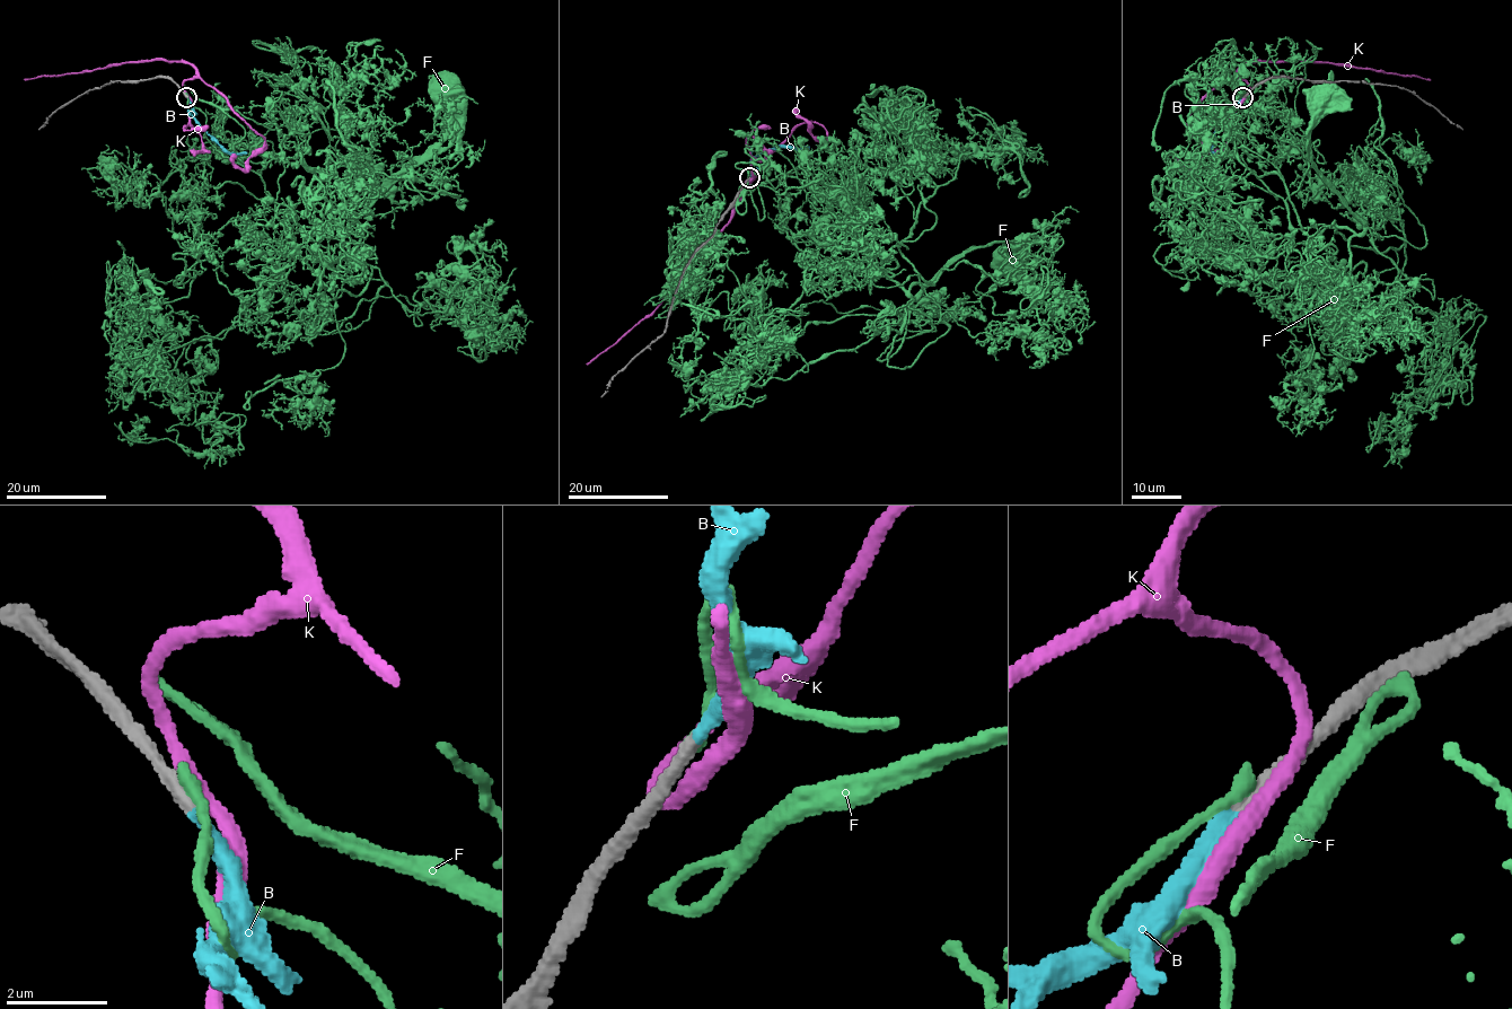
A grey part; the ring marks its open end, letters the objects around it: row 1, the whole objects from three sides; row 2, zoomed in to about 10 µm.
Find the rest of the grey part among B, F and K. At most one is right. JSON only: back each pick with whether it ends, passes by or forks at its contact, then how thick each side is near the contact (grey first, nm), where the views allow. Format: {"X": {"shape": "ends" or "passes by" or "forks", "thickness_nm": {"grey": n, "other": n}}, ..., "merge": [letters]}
{"B": {"shape": "ends", "thickness_nm": {"grey": 320, "other": 280}}, "merge": ["B"]}

